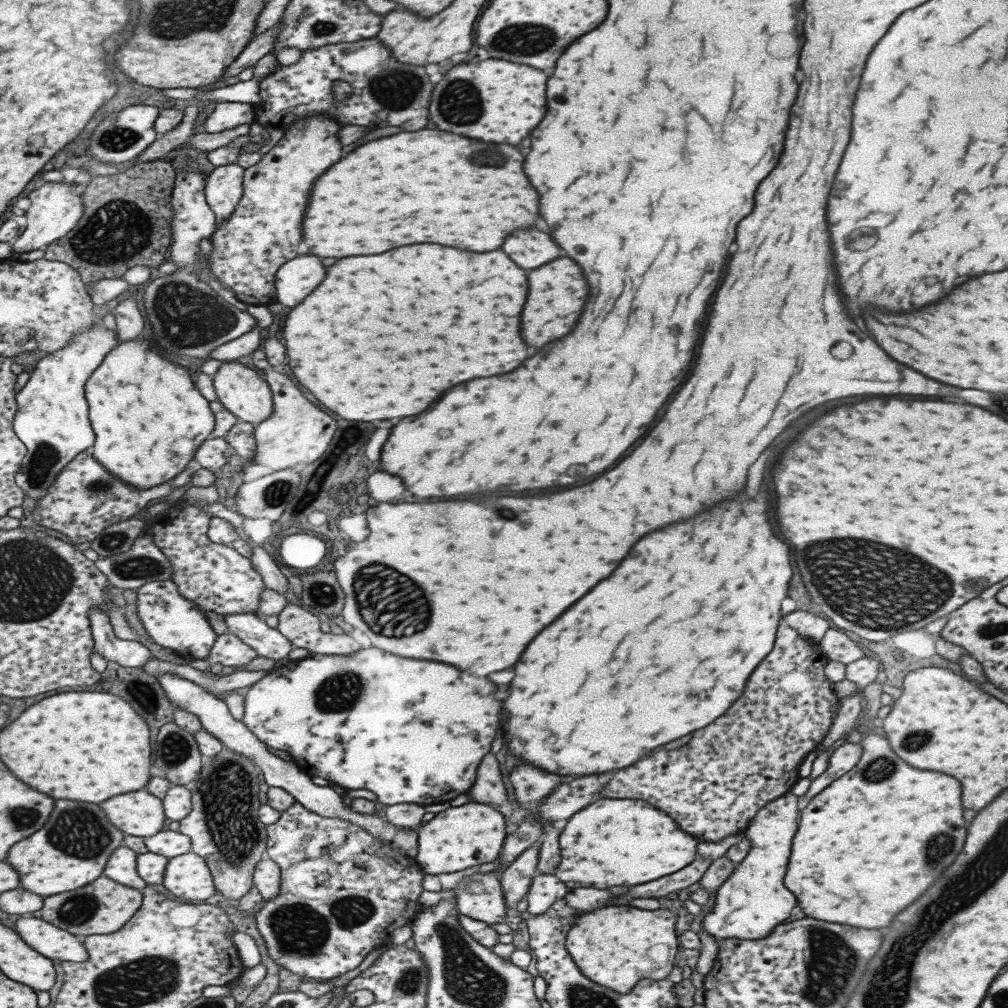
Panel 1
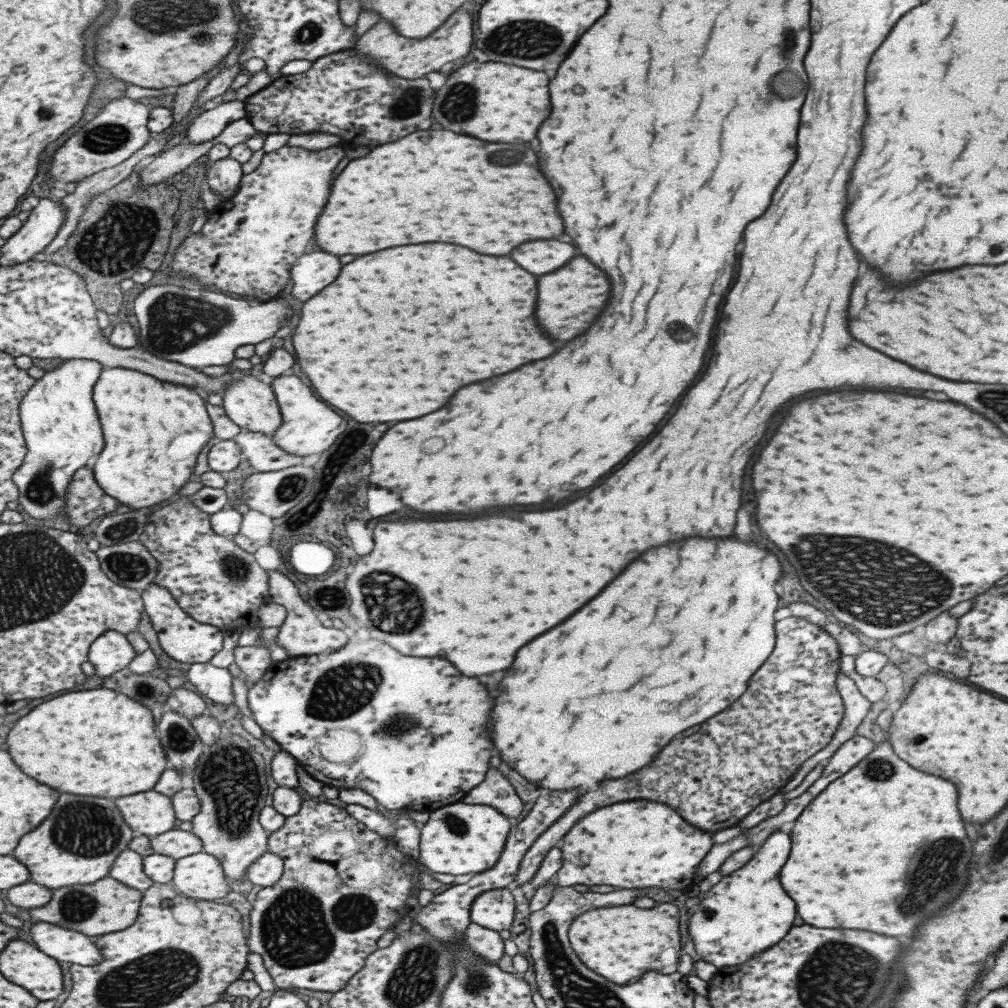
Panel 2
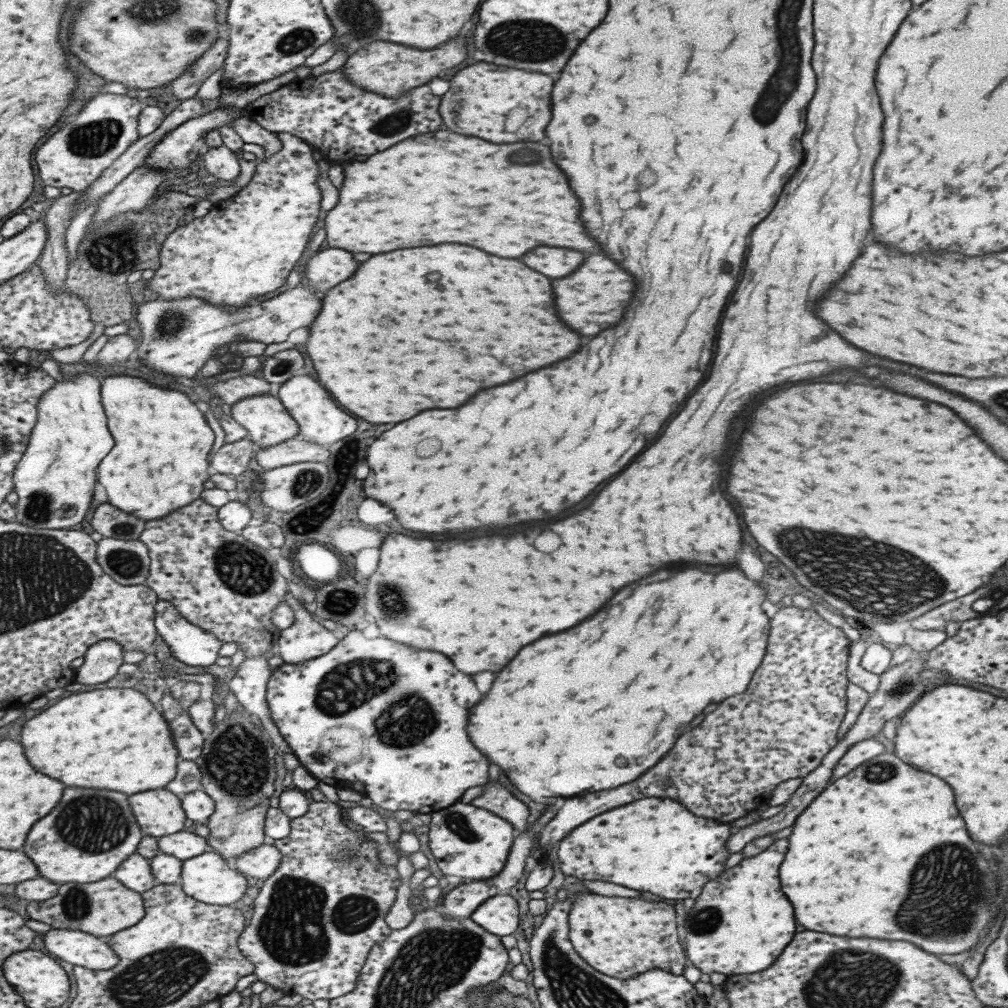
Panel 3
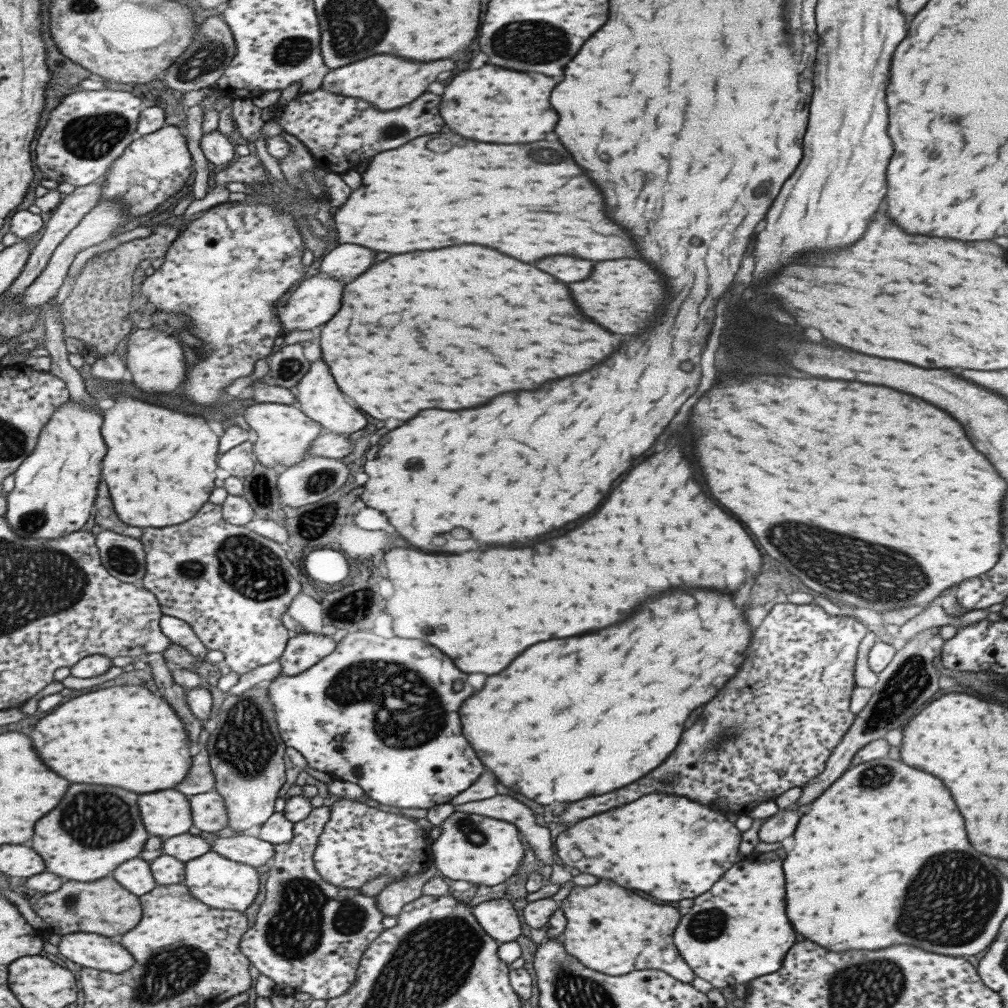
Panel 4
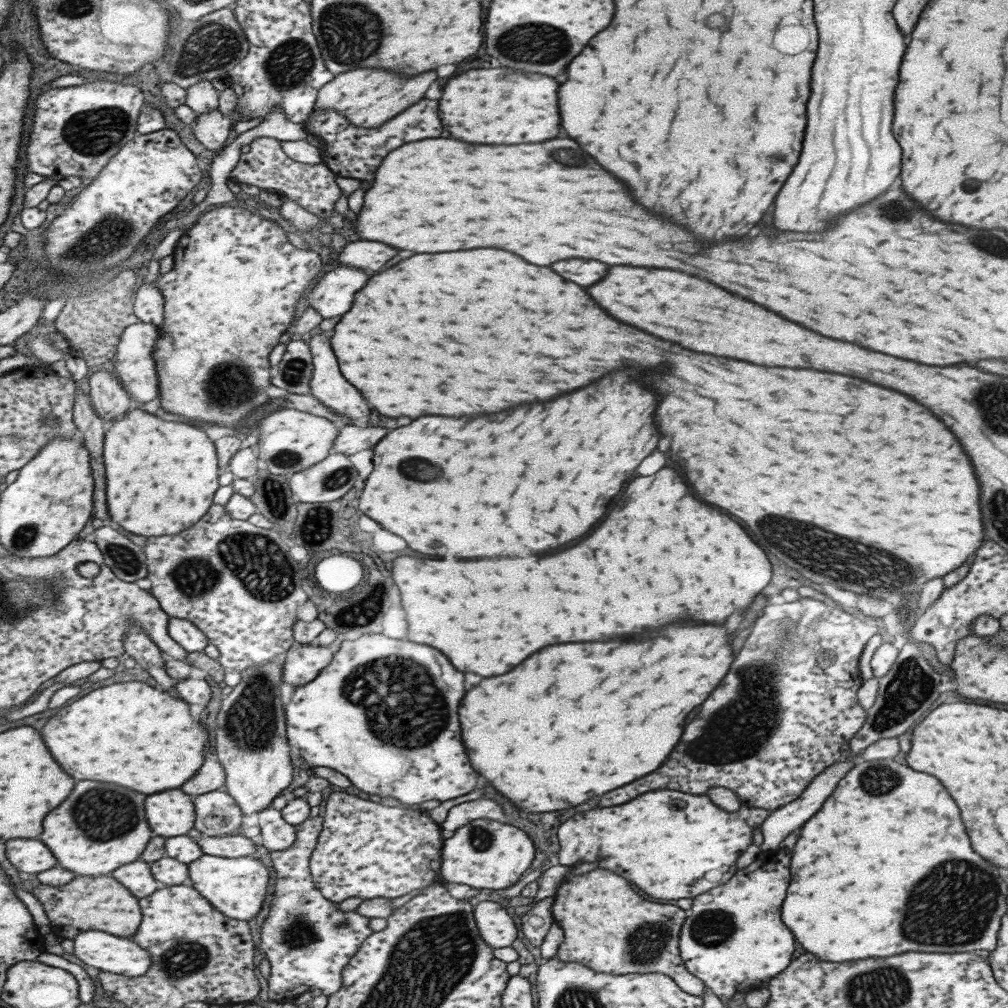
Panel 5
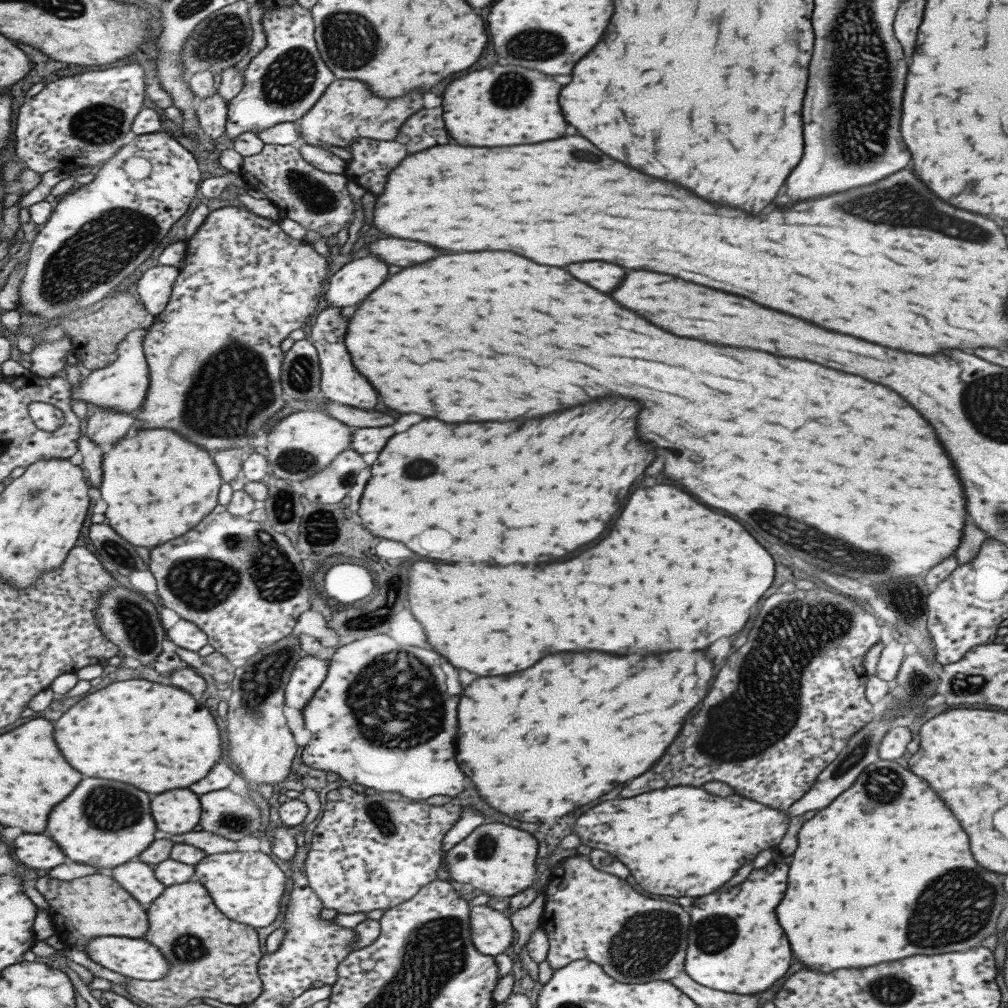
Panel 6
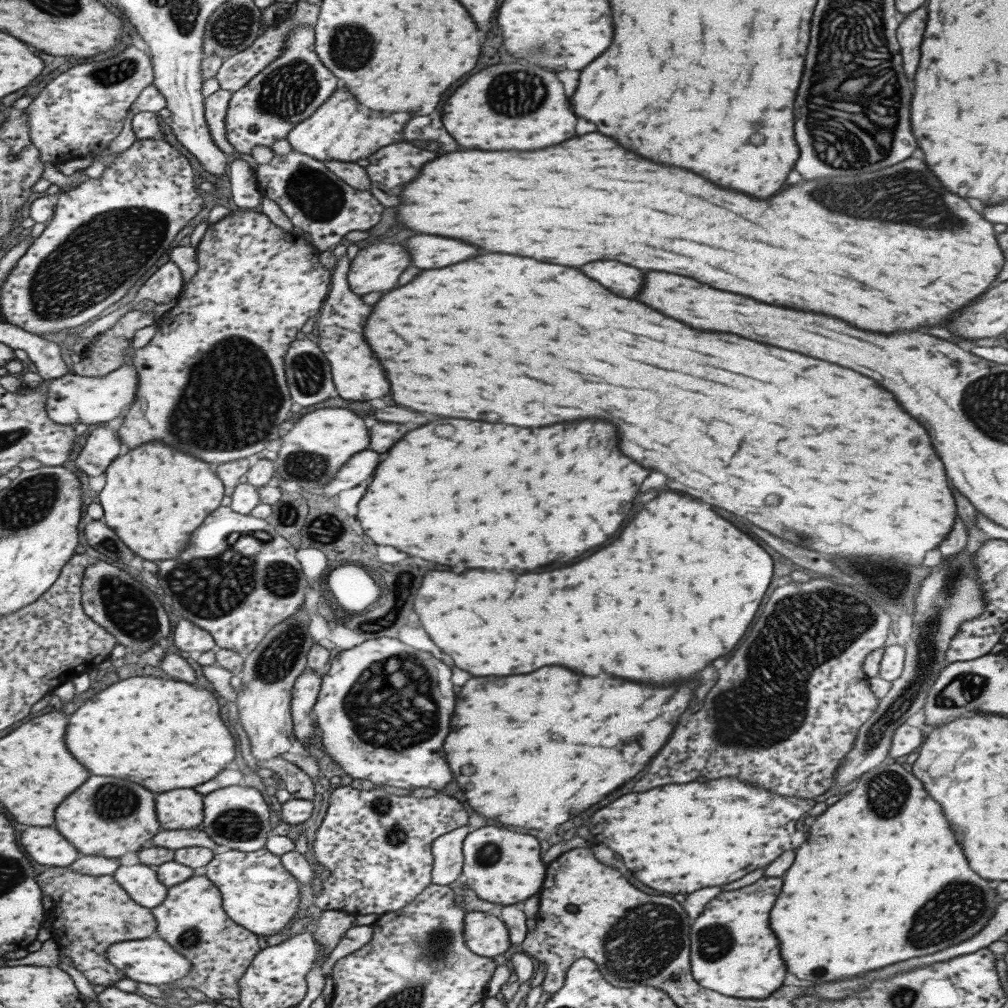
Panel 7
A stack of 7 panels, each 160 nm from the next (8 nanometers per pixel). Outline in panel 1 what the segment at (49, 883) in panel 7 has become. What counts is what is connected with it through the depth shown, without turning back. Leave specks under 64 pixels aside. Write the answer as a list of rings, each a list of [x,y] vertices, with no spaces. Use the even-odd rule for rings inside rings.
[[[99,875],[97,880],[83,888],[61,892],[42,900],[43,906],[33,912],[33,917],[44,920],[61,930],[70,932],[76,937],[115,932],[133,916],[141,906],[142,892],[131,887],[117,884],[106,876]]]

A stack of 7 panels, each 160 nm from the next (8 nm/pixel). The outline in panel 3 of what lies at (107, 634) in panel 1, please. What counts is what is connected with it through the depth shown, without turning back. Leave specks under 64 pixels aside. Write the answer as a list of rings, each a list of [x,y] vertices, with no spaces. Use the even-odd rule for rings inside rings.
[[[105,639],[91,644],[83,654],[83,664],[74,670],[74,681],[99,684],[113,678],[122,664],[122,646]]]

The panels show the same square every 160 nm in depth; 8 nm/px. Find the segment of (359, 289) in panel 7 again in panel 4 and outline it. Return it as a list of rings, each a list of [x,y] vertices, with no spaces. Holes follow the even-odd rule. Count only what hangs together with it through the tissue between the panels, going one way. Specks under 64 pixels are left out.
[[[322,274],[313,275],[299,282],[277,306],[277,318],[280,322],[280,334],[286,334],[290,330],[311,330],[319,324],[325,324],[337,310],[341,302],[341,288],[343,284]]]

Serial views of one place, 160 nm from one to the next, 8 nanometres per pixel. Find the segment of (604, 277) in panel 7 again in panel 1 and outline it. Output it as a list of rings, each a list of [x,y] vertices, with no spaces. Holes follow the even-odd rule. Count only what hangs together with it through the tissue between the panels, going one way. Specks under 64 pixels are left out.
[[[523,228],[511,232],[509,238],[501,242],[501,250],[519,266],[519,268],[537,268],[557,256],[561,250],[551,242],[551,238],[535,228]]]

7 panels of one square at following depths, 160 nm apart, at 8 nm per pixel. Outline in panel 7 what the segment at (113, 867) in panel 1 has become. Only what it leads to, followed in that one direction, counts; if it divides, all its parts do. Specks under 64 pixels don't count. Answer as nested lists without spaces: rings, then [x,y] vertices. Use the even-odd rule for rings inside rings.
[[[135,864],[121,865],[112,877],[117,884],[129,894],[129,898],[140,904],[143,908],[158,907],[165,898],[168,889],[160,880],[157,880],[156,869],[151,866]]]

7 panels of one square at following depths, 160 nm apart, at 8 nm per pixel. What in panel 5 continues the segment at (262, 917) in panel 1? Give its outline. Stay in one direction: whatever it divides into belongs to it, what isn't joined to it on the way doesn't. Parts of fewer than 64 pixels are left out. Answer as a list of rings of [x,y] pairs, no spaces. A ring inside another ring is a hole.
[[[318,815],[313,818],[307,817],[303,822],[296,825],[295,840],[289,848],[270,851],[271,866],[275,870],[273,898],[267,918],[261,924],[257,948],[263,952],[270,968],[270,975],[267,980],[267,1000],[277,1004],[282,1002],[289,1004],[293,1002],[295,997],[311,990],[321,990],[321,995],[325,995],[325,997],[337,992],[341,988],[343,967],[357,952],[360,944],[372,933],[372,928],[368,925],[370,919],[358,915],[355,910],[347,912],[339,910],[334,902],[323,898],[311,880],[308,860],[315,848],[321,827],[321,817]]]

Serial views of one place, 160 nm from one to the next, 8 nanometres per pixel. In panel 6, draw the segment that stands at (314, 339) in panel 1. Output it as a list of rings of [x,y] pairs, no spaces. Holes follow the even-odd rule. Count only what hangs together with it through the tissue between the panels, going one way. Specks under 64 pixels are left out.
[[[461,252],[461,254],[445,254],[425,264],[415,264],[411,268],[403,268],[401,272],[389,276],[381,282],[381,288],[373,290],[359,308],[353,312],[345,332],[345,348],[353,360],[353,366],[379,394],[381,402],[401,414],[417,412],[427,418],[437,418],[441,422],[479,422],[479,420],[511,420],[511,418],[539,418],[549,412],[557,412],[569,406],[577,406],[589,402],[593,398],[603,398],[607,394],[619,394],[623,398],[631,398],[641,402],[641,410],[637,416],[637,434],[641,440],[651,442],[655,446],[655,454],[663,456],[665,474],[687,492],[697,496],[703,504],[721,508],[737,518],[741,518],[747,526],[751,526],[757,534],[765,534],[765,540],[771,544],[785,546],[791,556],[797,556],[803,562],[829,570],[833,574],[841,574],[853,578],[863,584],[883,584],[885,580],[917,576],[939,564],[943,558],[953,554],[959,546],[961,530],[965,522],[965,500],[961,492],[961,484],[955,476],[953,464],[945,456],[933,428],[925,424],[925,420],[909,406],[901,396],[891,392],[885,386],[873,384],[865,378],[851,376],[845,372],[837,372],[831,368],[823,368],[819,364],[807,360],[793,358],[775,358],[767,352],[729,348],[729,346],[713,346],[699,340],[687,340],[673,336],[669,332],[659,330],[657,326],[645,322],[637,314],[617,306],[609,296],[589,288],[587,284],[575,280],[561,268],[539,266],[523,256],[513,252]],[[723,448],[733,448],[739,452],[715,452]],[[771,518],[787,518],[781,524],[767,524]]]

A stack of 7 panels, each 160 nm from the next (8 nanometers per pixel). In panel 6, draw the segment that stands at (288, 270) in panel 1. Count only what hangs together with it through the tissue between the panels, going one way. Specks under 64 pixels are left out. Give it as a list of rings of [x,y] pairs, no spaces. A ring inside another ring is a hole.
[[[383,238],[367,244],[367,252],[383,260],[385,264],[393,266],[413,266],[425,260],[431,260],[439,256],[441,252],[437,248],[431,248],[421,242],[409,242],[409,240],[397,240],[397,238]]]

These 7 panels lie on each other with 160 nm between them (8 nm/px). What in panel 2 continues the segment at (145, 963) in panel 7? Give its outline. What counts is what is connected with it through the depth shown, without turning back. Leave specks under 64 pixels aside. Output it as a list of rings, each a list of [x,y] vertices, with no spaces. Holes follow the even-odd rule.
[[[36,922],[29,927],[31,940],[43,954],[57,962],[69,962],[72,965],[93,966],[101,962],[100,950],[93,939],[60,926]]]

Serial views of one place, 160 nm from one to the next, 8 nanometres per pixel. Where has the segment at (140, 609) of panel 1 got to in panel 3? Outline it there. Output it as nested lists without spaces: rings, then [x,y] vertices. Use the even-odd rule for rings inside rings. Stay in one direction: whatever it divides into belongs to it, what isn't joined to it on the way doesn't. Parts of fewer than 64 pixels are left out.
[[[156,599],[153,620],[156,634],[168,644],[177,661],[193,667],[214,664],[222,642],[185,620],[171,603]]]

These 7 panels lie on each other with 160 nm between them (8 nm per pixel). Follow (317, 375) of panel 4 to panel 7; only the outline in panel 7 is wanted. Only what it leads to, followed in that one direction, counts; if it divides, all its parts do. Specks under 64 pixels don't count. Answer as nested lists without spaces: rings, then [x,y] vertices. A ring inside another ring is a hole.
[[[347,255],[336,260],[335,270],[331,274],[330,289],[315,319],[314,333],[318,337],[316,345],[329,363],[335,395],[343,400],[361,402],[385,396],[389,392],[389,384],[361,336],[361,328],[365,324],[365,318],[369,316],[369,306],[363,304],[357,295],[349,290],[346,283],[349,263]]]

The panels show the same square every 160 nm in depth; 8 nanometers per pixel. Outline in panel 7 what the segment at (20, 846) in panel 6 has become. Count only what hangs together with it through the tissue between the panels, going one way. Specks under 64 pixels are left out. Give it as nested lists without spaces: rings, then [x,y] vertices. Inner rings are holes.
[[[27,828],[20,835],[20,843],[24,851],[29,853],[31,860],[37,864],[50,867],[68,867],[73,860],[79,857],[60,832],[53,828]]]

